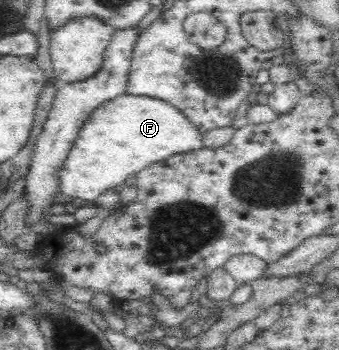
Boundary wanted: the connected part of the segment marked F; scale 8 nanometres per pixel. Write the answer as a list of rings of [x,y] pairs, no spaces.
[[[128,93],[96,106],[77,131],[70,150],[55,172],[55,180],[57,188],[67,197],[82,198],[90,203],[153,162],[203,148],[201,136],[173,106],[157,98]]]

